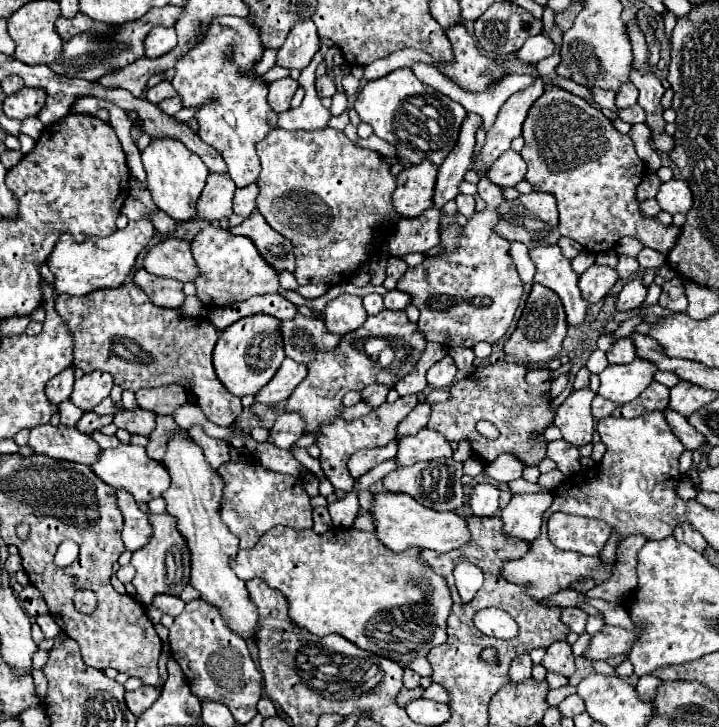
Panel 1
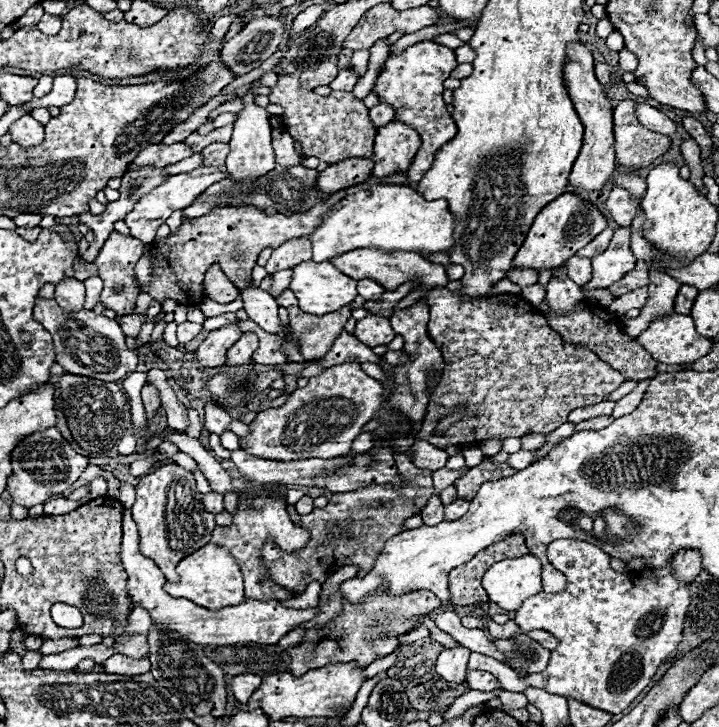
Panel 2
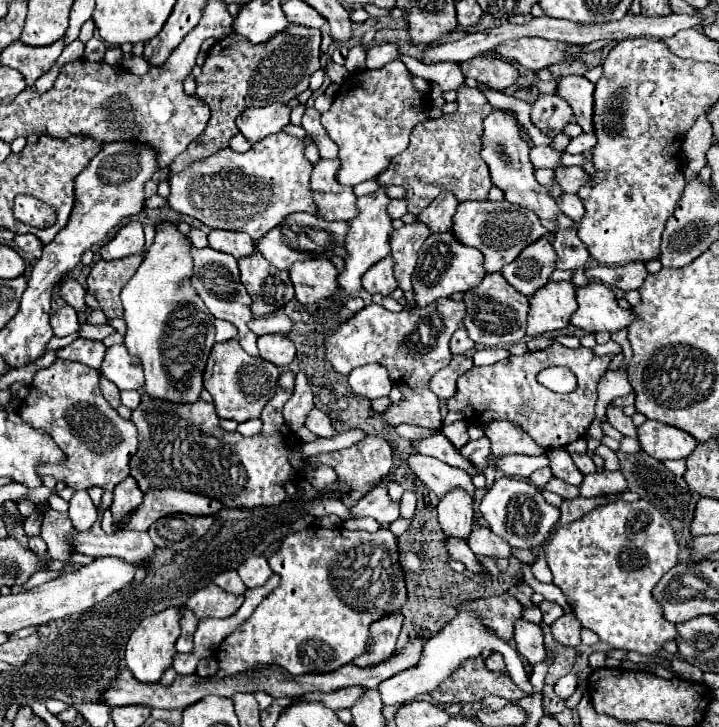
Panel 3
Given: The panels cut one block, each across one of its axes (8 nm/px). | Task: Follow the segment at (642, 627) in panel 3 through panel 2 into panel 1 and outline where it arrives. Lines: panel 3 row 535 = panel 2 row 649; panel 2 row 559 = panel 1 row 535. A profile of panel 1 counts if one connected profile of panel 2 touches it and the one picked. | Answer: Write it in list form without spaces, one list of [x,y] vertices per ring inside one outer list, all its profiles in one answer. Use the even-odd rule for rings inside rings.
[[[554,512],[548,520],[548,538],[554,546],[562,550],[574,550],[580,554],[594,556],[602,552],[608,536],[608,524],[596,518]]]

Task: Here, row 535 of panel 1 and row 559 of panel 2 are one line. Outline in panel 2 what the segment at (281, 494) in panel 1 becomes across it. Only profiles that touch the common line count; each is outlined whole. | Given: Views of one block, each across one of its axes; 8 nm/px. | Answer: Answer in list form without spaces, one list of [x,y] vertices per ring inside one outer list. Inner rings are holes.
[[[262,490],[258,494],[256,492],[246,492],[246,494],[252,498],[252,506],[246,506],[244,502],[238,502],[238,514],[234,516],[234,522],[230,526],[216,526],[210,542],[216,544],[216,546],[228,548],[230,554],[234,554],[234,560],[244,574],[244,596],[246,598],[260,598],[260,600],[268,600],[268,598],[288,600],[288,598],[294,598],[296,592],[284,590],[282,586],[278,586],[276,582],[272,582],[268,578],[268,570],[264,566],[260,550],[264,548],[266,542],[272,542],[280,550],[298,552],[308,544],[310,534],[308,534],[308,530],[304,530],[304,528],[300,528],[292,522],[292,518],[286,512],[286,502],[282,500],[280,494],[272,494],[268,490]]]

